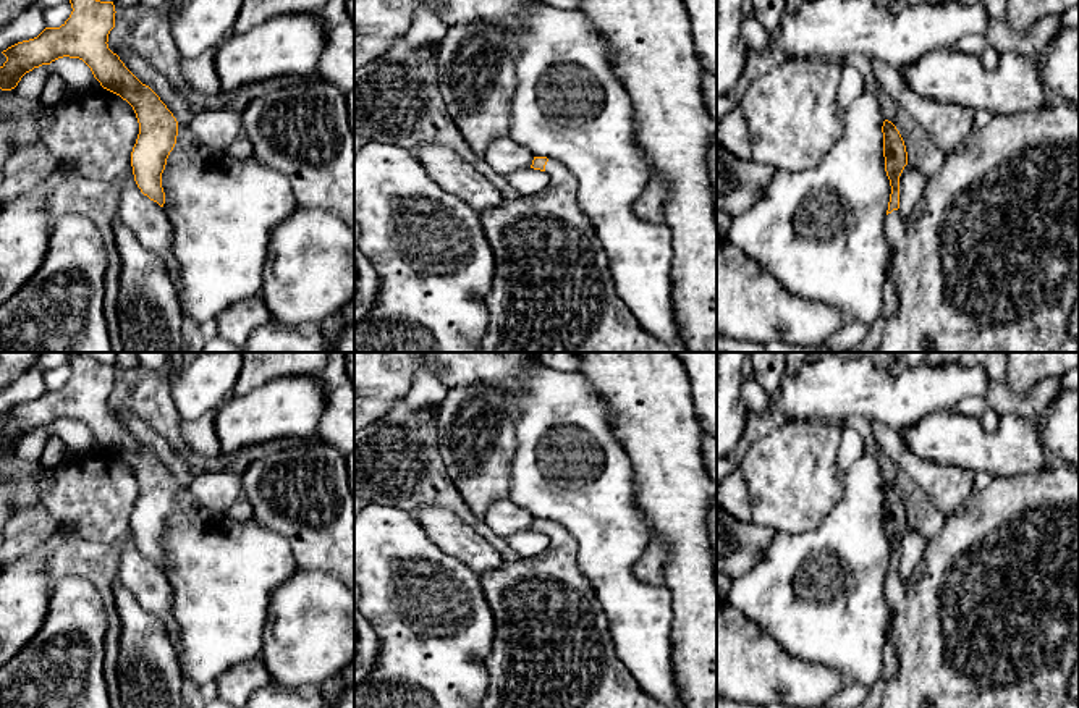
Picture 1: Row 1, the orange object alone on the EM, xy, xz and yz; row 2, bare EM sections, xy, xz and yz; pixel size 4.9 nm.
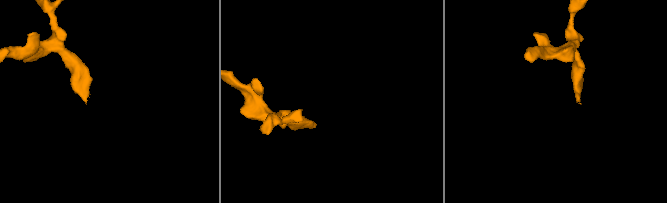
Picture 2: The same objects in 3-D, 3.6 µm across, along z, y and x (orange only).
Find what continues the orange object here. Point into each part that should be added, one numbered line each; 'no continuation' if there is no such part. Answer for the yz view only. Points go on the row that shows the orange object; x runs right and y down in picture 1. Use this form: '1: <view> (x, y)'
1: yz (989, 262)

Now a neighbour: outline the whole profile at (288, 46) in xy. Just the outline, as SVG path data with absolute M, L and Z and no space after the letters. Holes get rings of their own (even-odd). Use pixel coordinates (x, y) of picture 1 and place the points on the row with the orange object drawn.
M283 15L256 26L249 32L231 32L215 47L214 63L222 94L228 95L241 87L281 76L315 78L325 44L327 23L317 15Z

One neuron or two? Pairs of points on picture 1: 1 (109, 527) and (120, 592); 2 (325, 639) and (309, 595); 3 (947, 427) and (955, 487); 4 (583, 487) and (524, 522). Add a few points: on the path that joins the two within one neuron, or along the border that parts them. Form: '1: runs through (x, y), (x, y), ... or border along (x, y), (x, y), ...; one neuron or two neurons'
1: border along (118, 579), (144, 608); two neurons
2: runs through (316, 627), (311, 606); one neuron
3: border along (916, 455), (968, 467), (974, 474); two neurons
4: border along (507, 500), (524, 508), (534, 518); two neurons

